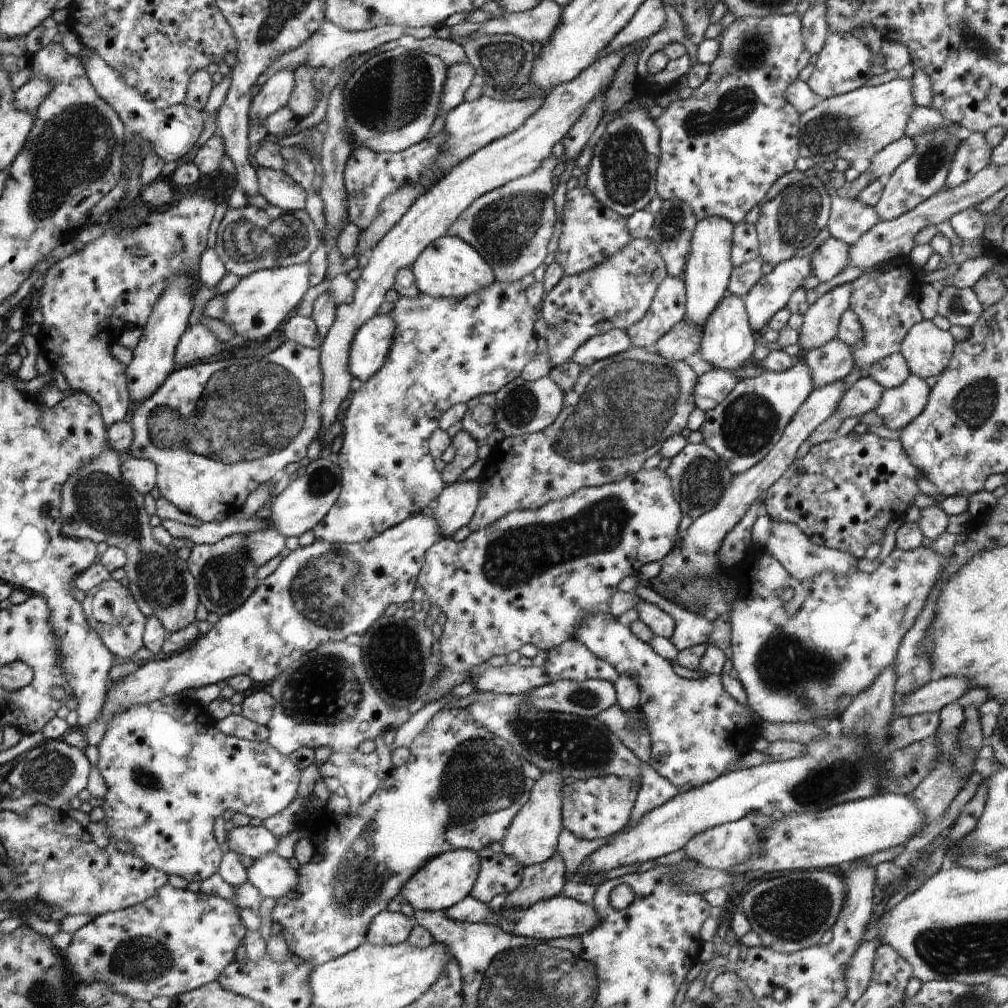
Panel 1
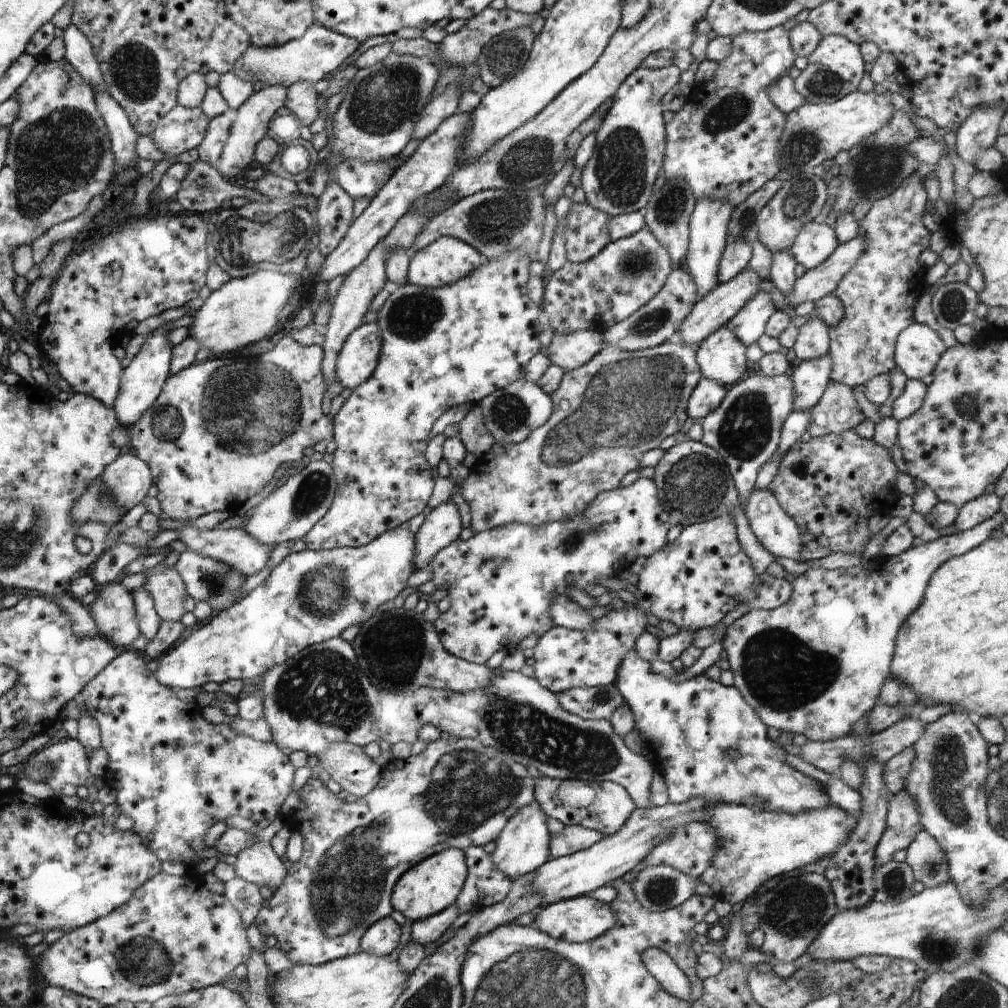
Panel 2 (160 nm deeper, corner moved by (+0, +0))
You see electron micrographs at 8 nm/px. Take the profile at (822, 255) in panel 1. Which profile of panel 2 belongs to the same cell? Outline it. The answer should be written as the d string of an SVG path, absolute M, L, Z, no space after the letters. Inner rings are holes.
M819 218L806 223L790 245L791 255L806 270L821 265L839 245L832 224Z

